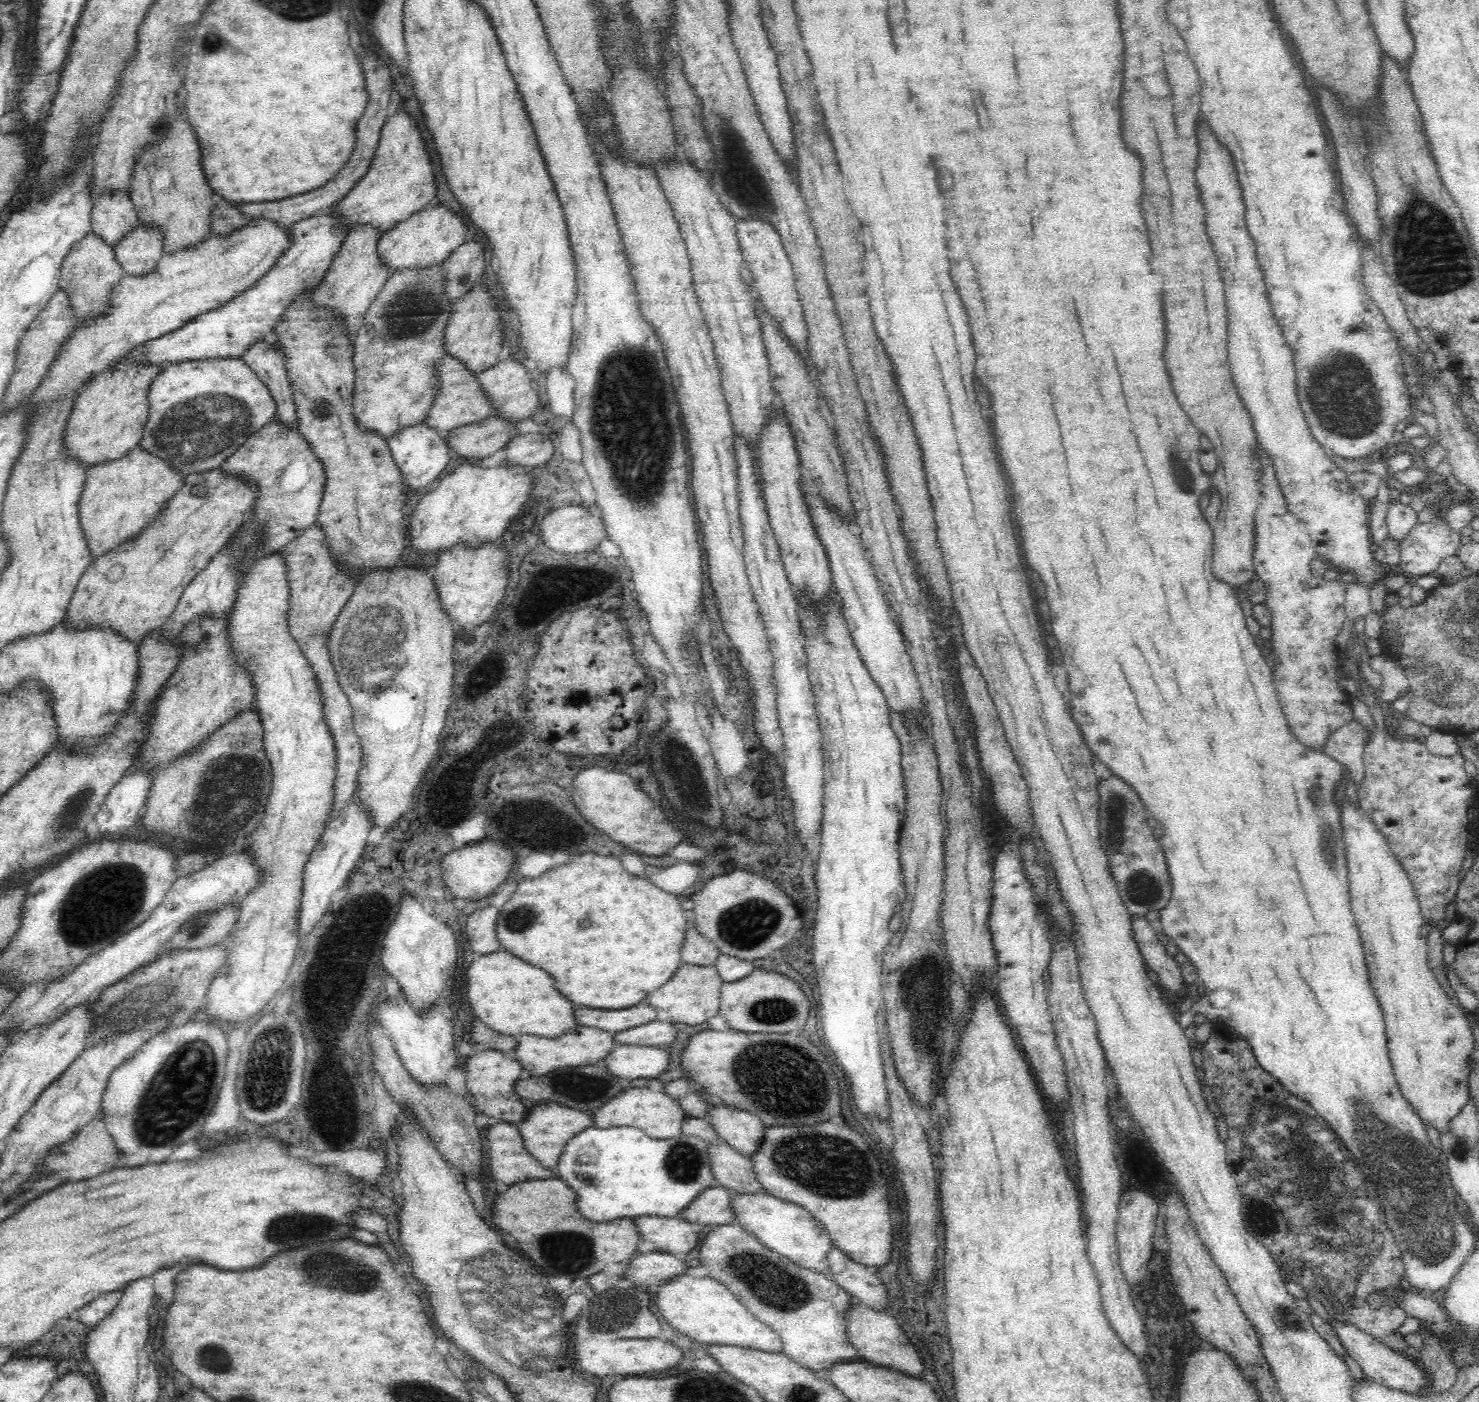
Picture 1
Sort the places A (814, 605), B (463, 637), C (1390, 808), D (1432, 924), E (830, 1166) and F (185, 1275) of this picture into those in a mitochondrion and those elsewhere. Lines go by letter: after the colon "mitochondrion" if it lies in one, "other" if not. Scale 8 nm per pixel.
A: other
B: other
C: other
D: other
E: mitochondrion
F: other

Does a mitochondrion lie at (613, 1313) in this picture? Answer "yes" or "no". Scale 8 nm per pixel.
yes

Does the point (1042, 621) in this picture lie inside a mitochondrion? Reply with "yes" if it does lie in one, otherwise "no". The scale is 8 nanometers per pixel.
no

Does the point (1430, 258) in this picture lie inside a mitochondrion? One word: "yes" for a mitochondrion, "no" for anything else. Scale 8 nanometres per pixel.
yes

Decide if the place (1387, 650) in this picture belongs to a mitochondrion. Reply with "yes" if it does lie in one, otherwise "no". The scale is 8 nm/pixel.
no

